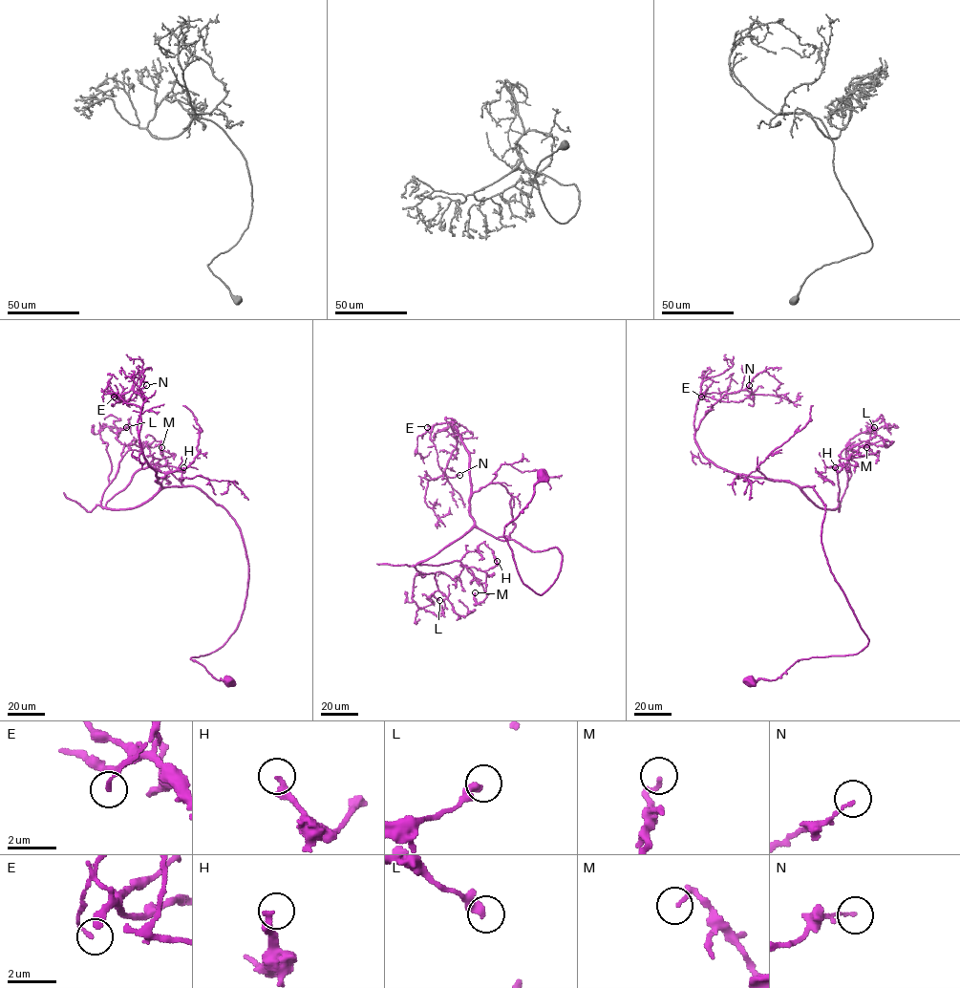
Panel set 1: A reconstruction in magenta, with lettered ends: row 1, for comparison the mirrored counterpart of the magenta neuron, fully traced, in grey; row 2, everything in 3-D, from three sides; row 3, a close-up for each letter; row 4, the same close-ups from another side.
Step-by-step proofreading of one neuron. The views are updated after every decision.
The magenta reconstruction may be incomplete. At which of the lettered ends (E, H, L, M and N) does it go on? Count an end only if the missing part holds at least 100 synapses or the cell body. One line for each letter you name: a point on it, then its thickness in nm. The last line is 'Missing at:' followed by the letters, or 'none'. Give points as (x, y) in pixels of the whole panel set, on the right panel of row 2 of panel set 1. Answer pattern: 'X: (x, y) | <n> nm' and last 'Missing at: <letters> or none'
Missing at: none

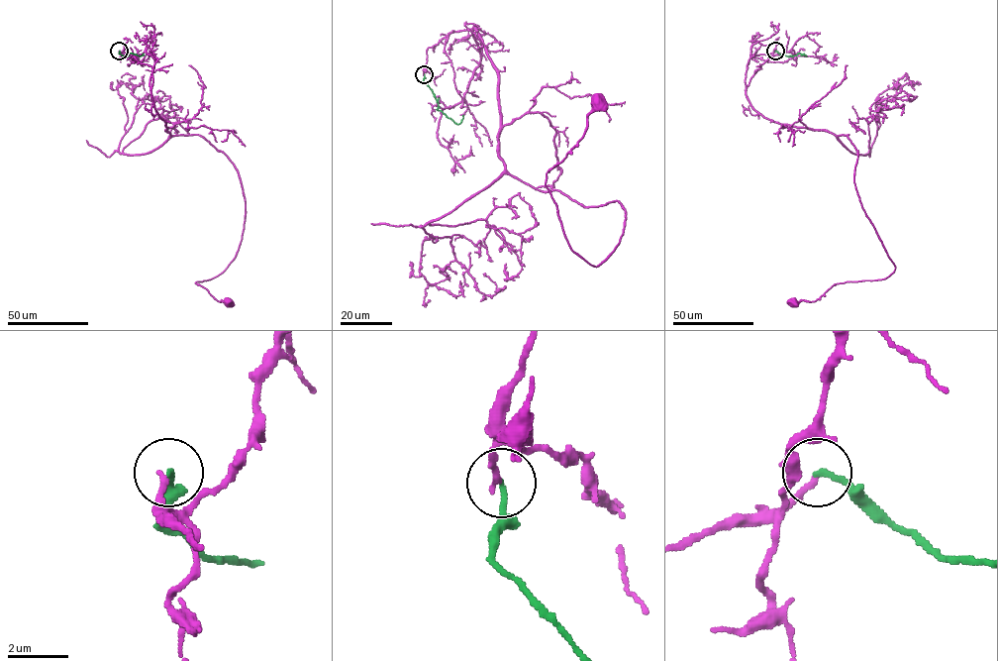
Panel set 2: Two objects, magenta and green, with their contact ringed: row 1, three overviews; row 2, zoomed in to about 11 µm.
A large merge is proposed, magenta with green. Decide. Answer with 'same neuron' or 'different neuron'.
different neuron

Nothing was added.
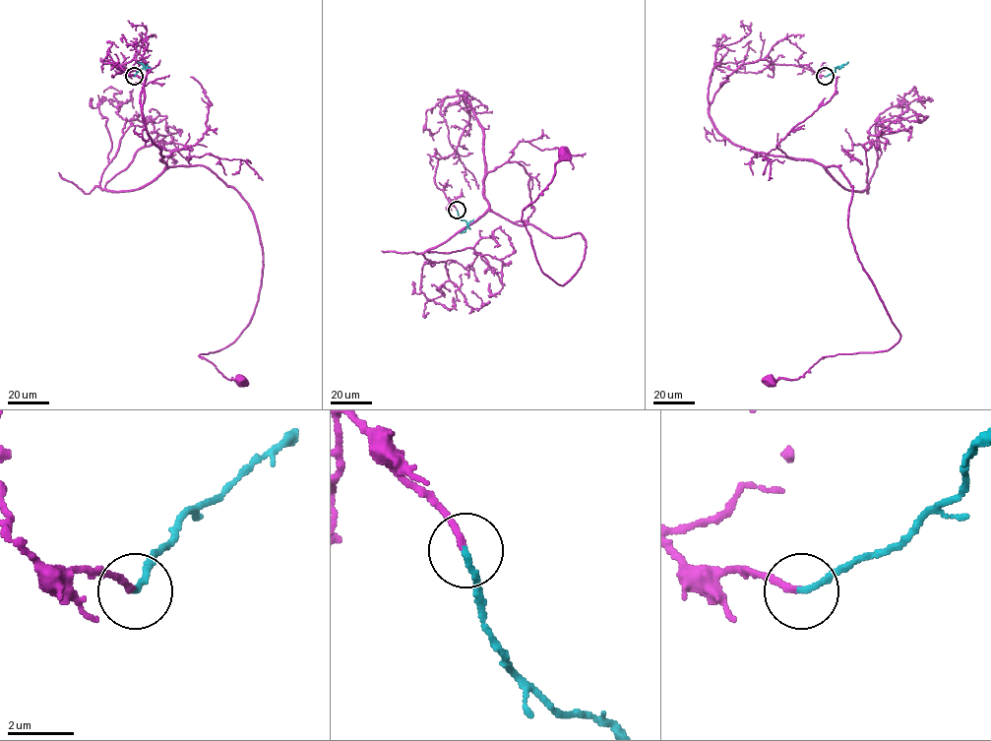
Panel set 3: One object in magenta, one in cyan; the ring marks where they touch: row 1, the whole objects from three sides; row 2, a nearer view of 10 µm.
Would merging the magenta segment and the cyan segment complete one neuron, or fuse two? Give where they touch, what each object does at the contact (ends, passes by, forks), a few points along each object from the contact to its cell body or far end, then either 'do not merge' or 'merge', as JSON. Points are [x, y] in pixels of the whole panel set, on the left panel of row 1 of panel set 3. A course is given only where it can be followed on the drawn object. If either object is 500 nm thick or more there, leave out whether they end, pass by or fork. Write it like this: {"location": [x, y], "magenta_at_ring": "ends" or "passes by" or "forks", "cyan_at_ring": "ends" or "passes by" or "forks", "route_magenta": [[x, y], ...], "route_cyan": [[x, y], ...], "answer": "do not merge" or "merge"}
{"location": [134, 76], "magenta_at_ring": "ends", "cyan_at_ring": "ends", "route_magenta": [[134, 76], [112, 65], [146, 68], [161, 158], [210, 168], [253, 214], [254, 313], [199, 355], [243, 381]], "route_cyan": [[134, 76], [144, 66], [138, 62]], "answer": "merge"}

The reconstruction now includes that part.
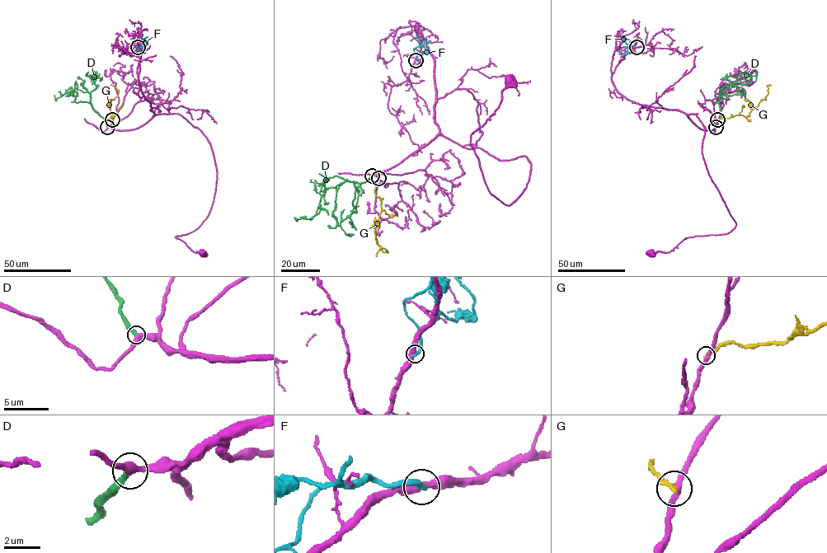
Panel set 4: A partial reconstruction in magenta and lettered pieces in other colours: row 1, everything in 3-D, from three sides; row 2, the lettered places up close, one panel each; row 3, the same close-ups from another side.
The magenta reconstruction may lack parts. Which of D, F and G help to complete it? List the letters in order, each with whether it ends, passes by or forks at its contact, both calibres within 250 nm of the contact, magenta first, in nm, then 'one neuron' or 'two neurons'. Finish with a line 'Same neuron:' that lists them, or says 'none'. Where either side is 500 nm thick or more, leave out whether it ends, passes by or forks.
D: it ends | 440/340 nm | one neuron
F: it ends | 440/320 nm | two neurons
G: it ends | 320/280 nm | two neurons
Same neuron: D

